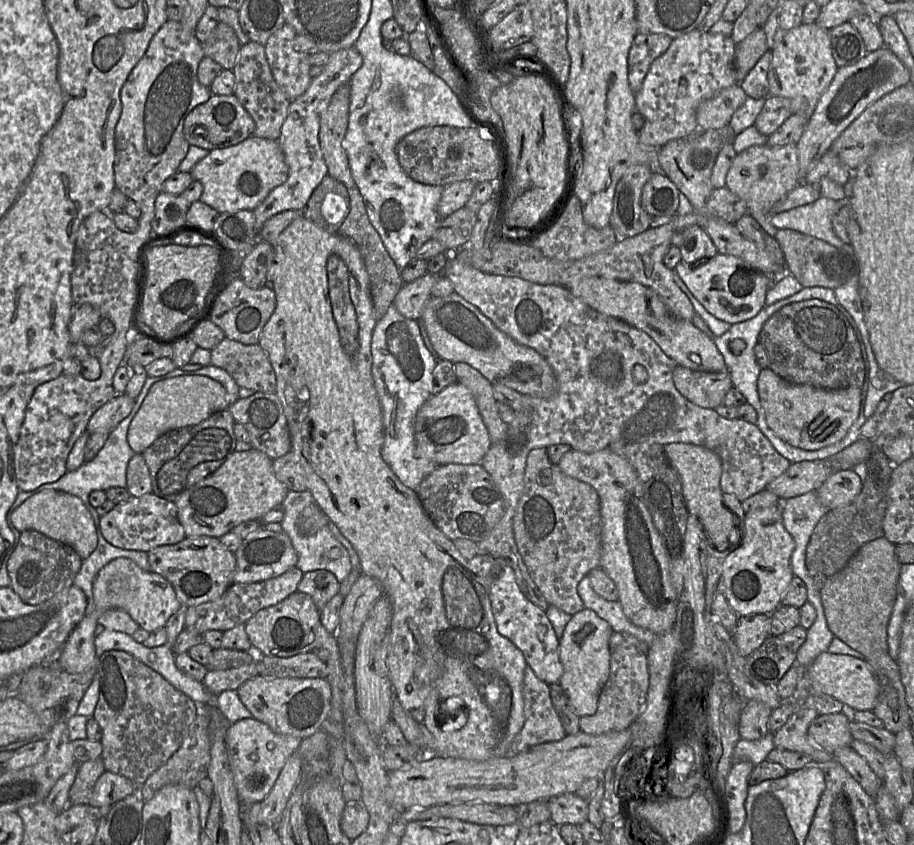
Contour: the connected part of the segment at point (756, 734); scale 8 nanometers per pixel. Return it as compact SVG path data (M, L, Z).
M751 699L741 710L739 734L742 739L758 740L769 733L768 720L773 709L766 703Z

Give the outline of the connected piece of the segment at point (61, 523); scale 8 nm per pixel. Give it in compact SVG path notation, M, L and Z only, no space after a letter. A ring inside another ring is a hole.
M41 490L28 497L13 512L9 509L8 521L19 532L35 530L70 546L84 560L95 550L98 542L93 518L83 501L72 494L57 490Z

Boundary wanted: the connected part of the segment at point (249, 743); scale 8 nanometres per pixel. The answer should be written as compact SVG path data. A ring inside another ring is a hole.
M253 717L241 719L229 726L225 743L240 803L250 806L267 797L287 759L297 752L301 740L295 736L277 734Z

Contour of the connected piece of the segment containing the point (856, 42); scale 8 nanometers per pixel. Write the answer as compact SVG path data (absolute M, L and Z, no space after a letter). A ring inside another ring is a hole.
M849 21L832 28L829 33L832 55L838 68L854 65L867 55L863 38Z

